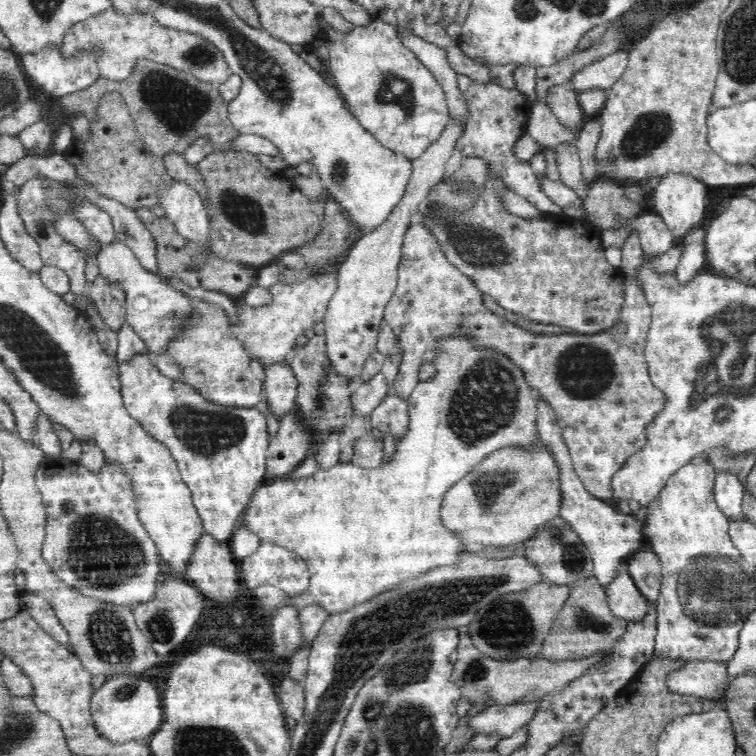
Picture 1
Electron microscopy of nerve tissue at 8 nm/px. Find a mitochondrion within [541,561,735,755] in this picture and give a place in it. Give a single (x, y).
(586, 620)

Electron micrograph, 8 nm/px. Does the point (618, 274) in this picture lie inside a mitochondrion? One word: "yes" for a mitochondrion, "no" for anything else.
no

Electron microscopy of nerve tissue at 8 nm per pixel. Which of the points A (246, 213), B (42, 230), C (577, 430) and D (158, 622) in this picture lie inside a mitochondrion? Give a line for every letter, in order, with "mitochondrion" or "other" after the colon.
A: mitochondrion
B: mitochondrion
C: other
D: mitochondrion

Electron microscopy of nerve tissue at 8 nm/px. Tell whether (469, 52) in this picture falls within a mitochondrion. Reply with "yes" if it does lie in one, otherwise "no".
no

